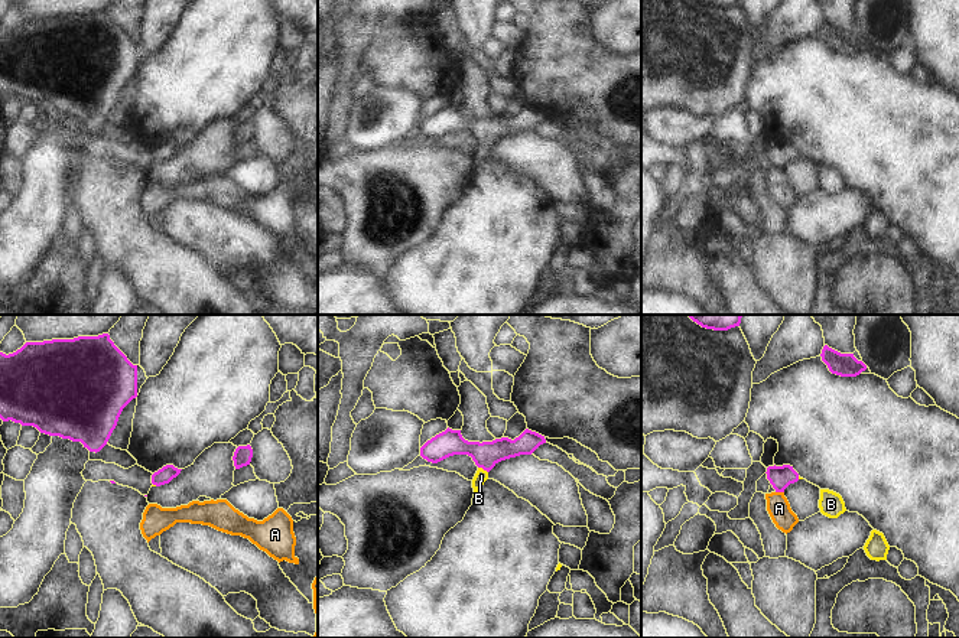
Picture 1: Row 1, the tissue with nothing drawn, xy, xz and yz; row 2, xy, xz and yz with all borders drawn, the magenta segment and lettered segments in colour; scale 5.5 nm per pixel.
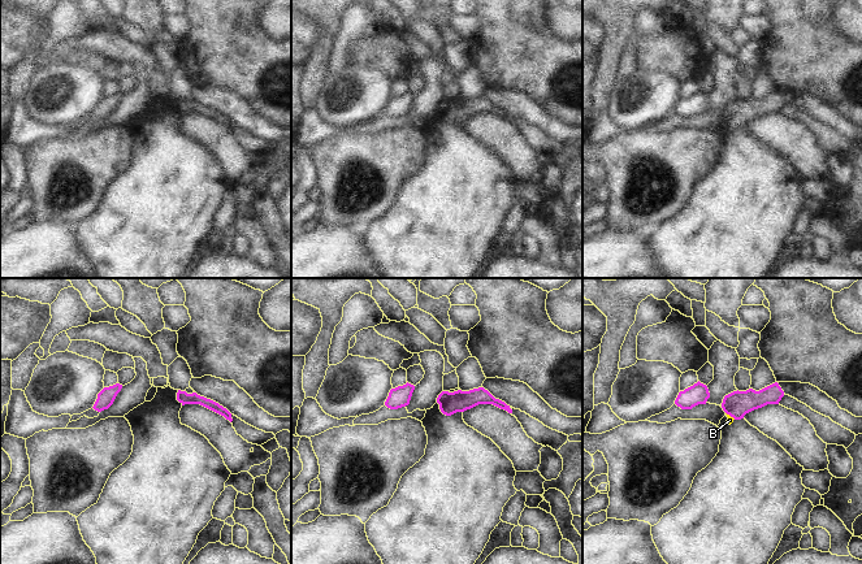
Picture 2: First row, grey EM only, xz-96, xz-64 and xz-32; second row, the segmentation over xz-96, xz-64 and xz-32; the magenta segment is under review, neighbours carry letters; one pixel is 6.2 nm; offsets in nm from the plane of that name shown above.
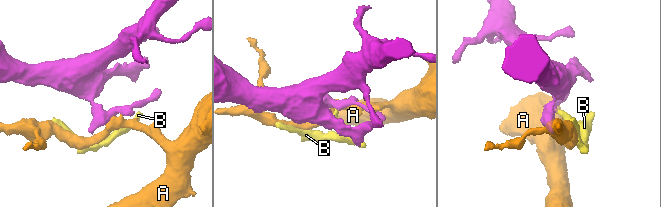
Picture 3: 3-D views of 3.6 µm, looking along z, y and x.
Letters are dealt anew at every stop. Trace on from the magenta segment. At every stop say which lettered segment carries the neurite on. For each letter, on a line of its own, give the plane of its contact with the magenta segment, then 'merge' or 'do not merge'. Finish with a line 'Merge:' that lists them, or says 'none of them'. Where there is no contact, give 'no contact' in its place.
A: contact in yz; do not merge
B: contact in xz; merge
Merge: B

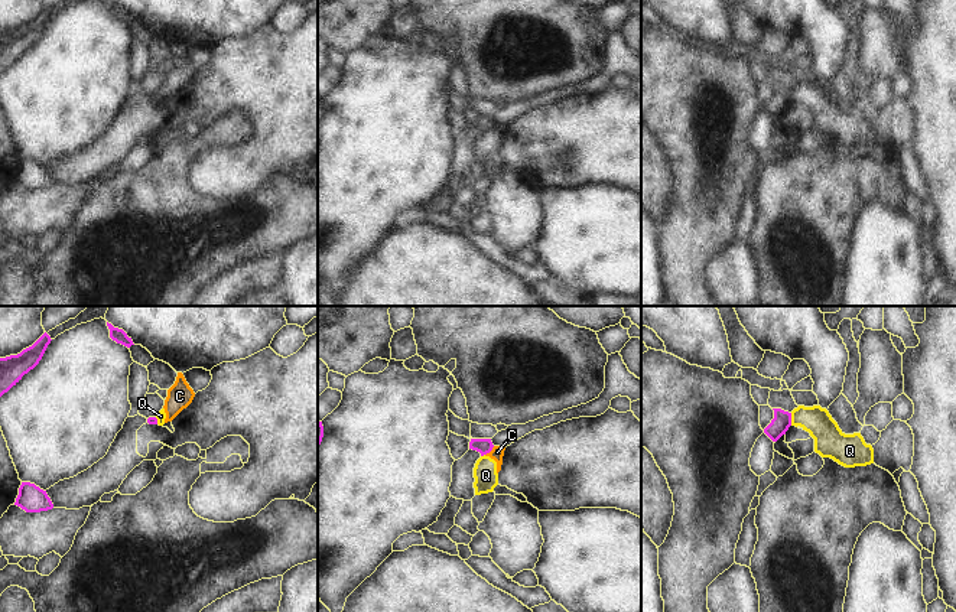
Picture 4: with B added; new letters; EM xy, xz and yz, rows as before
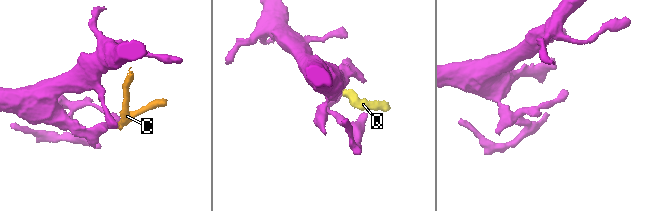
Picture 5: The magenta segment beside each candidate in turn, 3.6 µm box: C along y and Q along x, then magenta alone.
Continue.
C: contact in xz; do not merge
Q: contact in yz; do not merge
Merge: none of them

